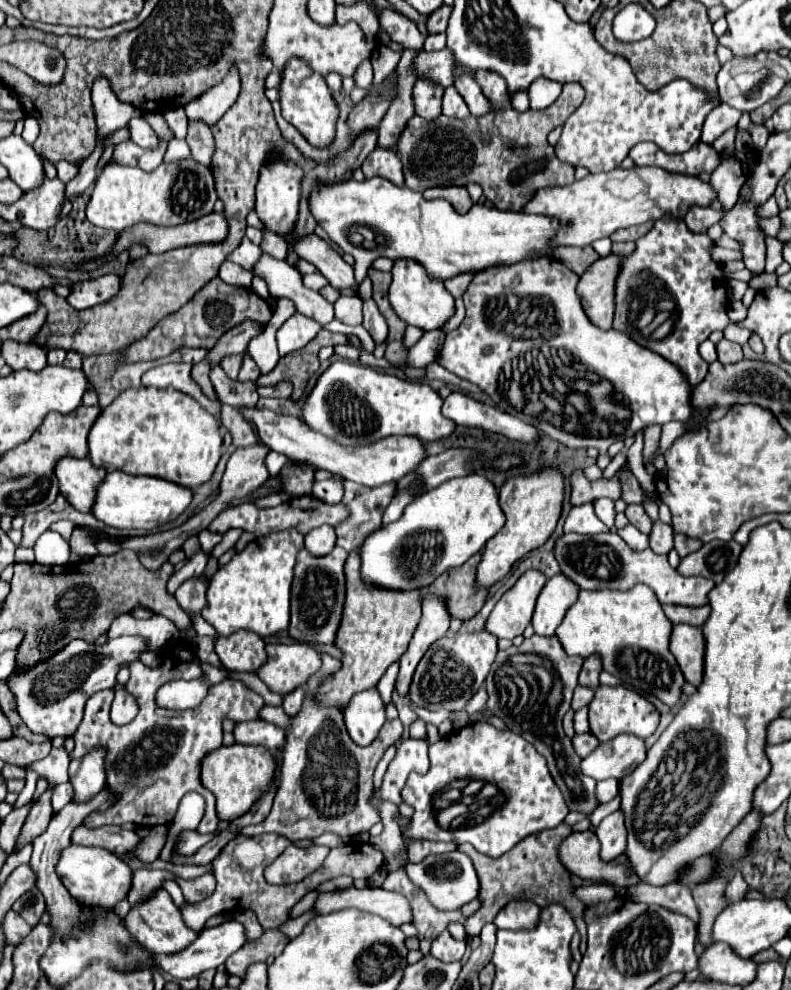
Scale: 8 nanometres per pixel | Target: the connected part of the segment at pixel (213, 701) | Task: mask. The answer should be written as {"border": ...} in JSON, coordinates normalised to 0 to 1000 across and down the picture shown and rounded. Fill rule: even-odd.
{"border":[[[221,652],[209,660],[206,670],[198,676],[183,674],[178,668],[163,672],[166,686],[158,690],[158,698],[168,702],[176,710],[176,722],[155,734],[148,734],[138,726],[138,714],[143,708],[143,698],[120,700],[110,714],[100,736],[92,742],[95,757],[87,761],[90,767],[100,767],[118,759],[120,755],[133,757],[133,781],[135,797],[145,803],[145,813],[133,819],[118,819],[107,825],[110,835],[128,833],[214,833],[221,827],[226,809],[234,801],[249,799],[259,807],[259,823],[249,835],[249,841],[269,841],[274,837],[272,805],[252,789],[252,769],[264,759],[279,755],[279,728],[284,724],[300,728],[325,726],[325,718],[332,714],[332,704],[310,694],[305,688],[286,685],[279,692],[269,692],[262,706],[236,718],[214,718],[196,712],[196,698],[219,686],[249,686],[254,684],[254,674],[241,656]]]}

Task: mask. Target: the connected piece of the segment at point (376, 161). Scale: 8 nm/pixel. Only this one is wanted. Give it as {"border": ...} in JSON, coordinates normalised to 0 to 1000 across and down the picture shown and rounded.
{"border":[[[477,148],[459,165],[459,175],[461,181],[472,181],[472,179],[484,179],[494,185],[499,185],[502,189],[512,187],[509,185],[509,171],[507,171],[507,161],[502,159],[499,153],[492,151],[482,151]]]}

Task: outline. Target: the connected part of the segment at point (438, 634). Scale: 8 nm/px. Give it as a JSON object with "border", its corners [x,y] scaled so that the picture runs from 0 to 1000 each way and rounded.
{"border":[[[537,605],[535,609],[535,623],[525,635],[525,641],[504,668],[504,682],[499,696],[507,704],[515,704],[517,692],[525,680],[527,670],[540,660],[540,656],[568,637],[568,621],[563,621],[563,609],[558,605]]]}

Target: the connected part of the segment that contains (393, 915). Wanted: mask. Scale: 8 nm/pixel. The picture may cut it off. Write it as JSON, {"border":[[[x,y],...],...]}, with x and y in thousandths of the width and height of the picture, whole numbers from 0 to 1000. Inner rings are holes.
{"border":[[[431,898],[431,900],[418,900],[418,902],[406,902],[403,908],[398,910],[398,920],[401,922],[421,922],[431,918],[454,918],[464,922],[482,924],[484,928],[492,928],[497,934],[509,934],[522,930],[522,920],[517,910],[499,900],[487,900],[487,898]]]}

